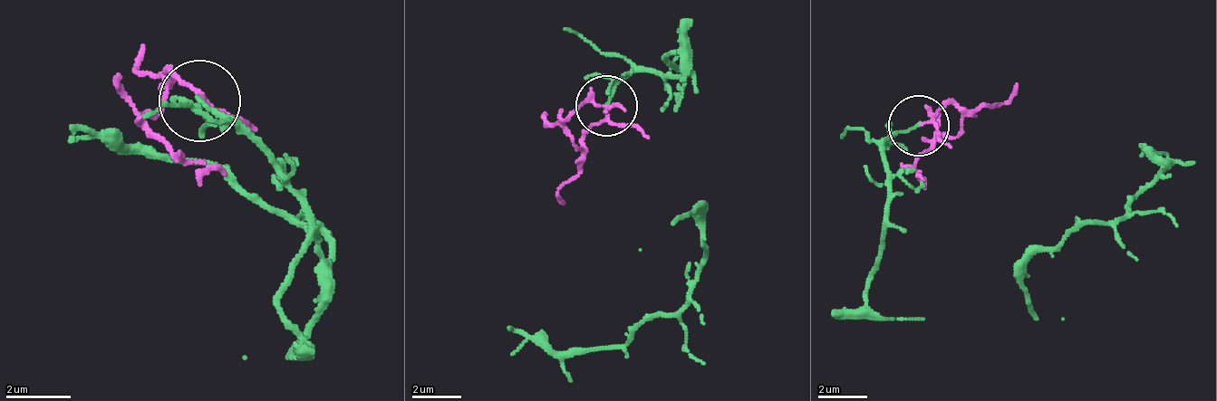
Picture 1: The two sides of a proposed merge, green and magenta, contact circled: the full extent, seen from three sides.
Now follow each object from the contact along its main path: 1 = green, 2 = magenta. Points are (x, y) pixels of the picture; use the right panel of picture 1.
1: (920, 127), (883, 145), (864, 305), (877, 317), (926, 317), (1110, 225), (1165, 164), (1147, 145), (1141, 157)
2: (920, 127), (951, 102), (963, 115), (951, 139), (913, 164), (926, 182)

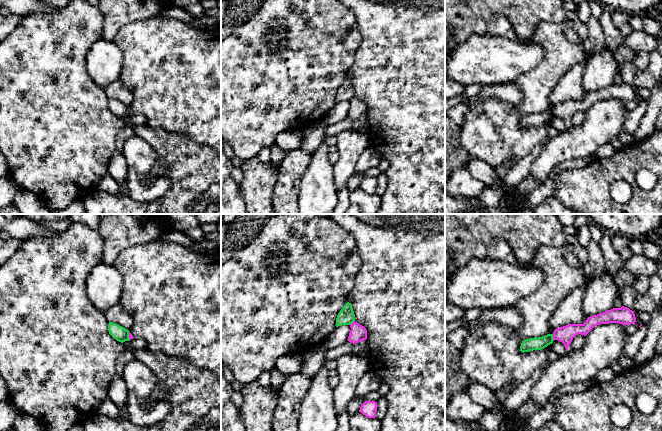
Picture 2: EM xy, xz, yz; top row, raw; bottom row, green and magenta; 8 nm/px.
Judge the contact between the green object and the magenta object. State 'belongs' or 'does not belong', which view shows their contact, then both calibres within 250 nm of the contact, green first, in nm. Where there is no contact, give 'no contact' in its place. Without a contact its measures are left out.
does not belong; contact in yz; calibres 100 and 140 nm

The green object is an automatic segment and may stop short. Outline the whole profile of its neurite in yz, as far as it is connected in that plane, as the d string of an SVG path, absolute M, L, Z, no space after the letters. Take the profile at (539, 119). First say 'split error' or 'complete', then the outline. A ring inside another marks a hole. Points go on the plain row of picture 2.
complete | M547 110L542 113L534 113L530 115L526 115L522 117L520 122L521 128L529 128L533 126L541 126L547 123L548 121L552 120L554 117L553 110Z

